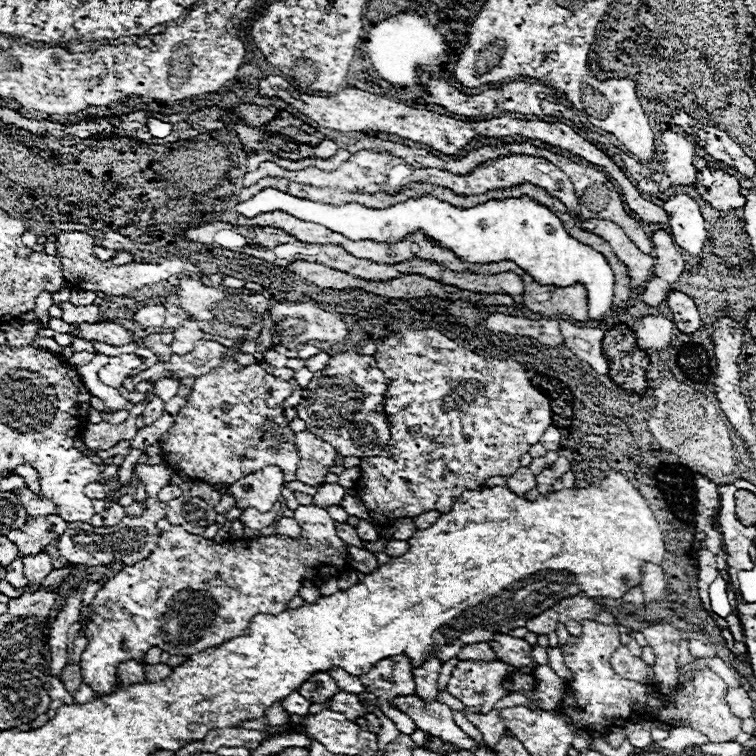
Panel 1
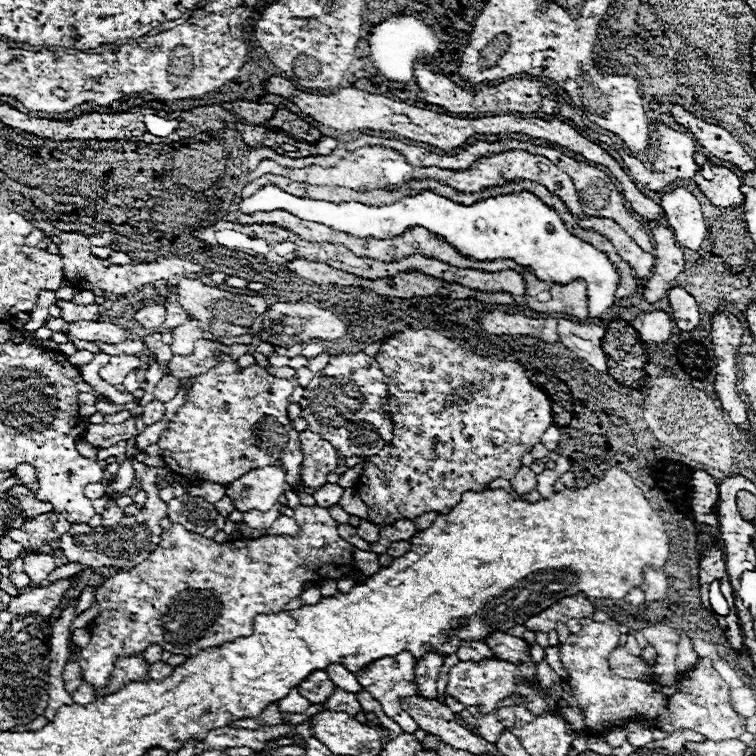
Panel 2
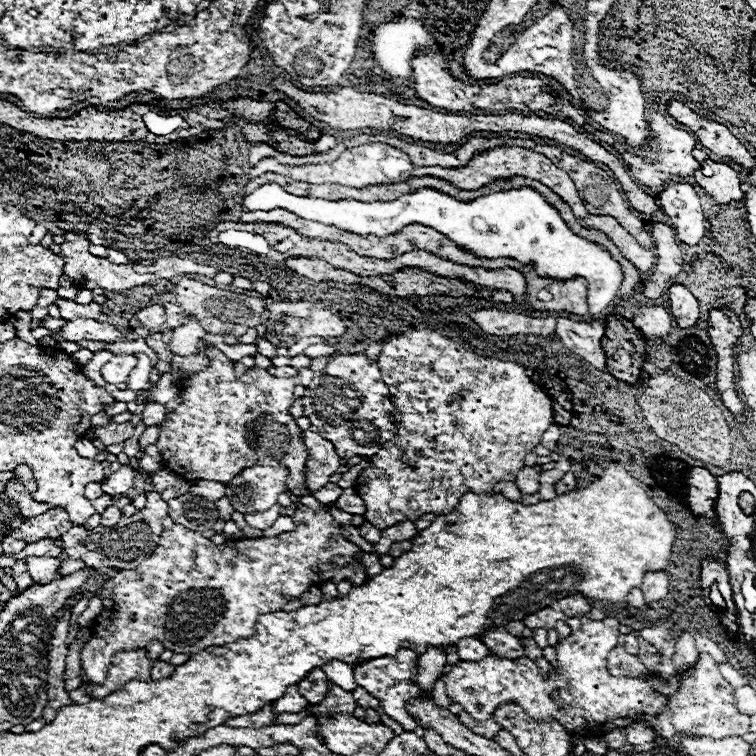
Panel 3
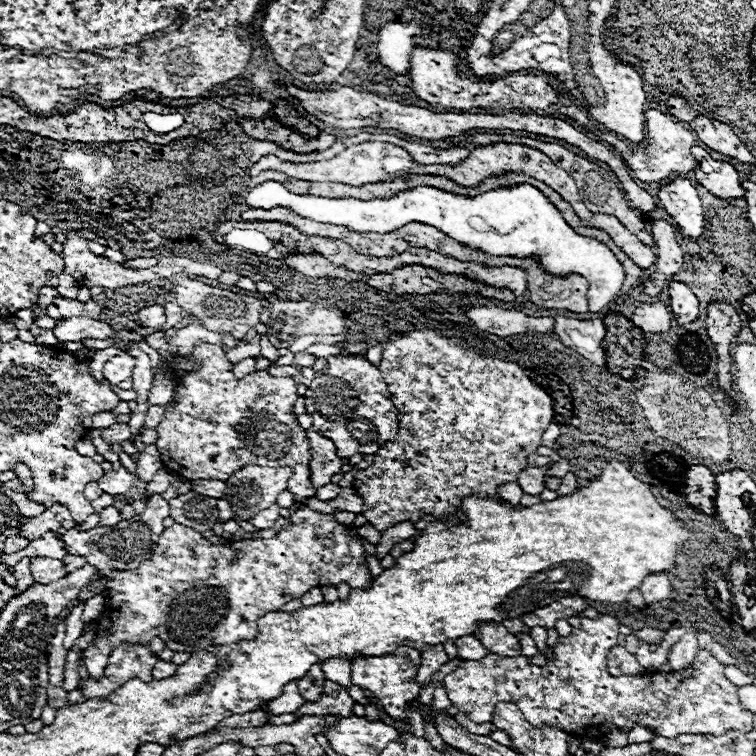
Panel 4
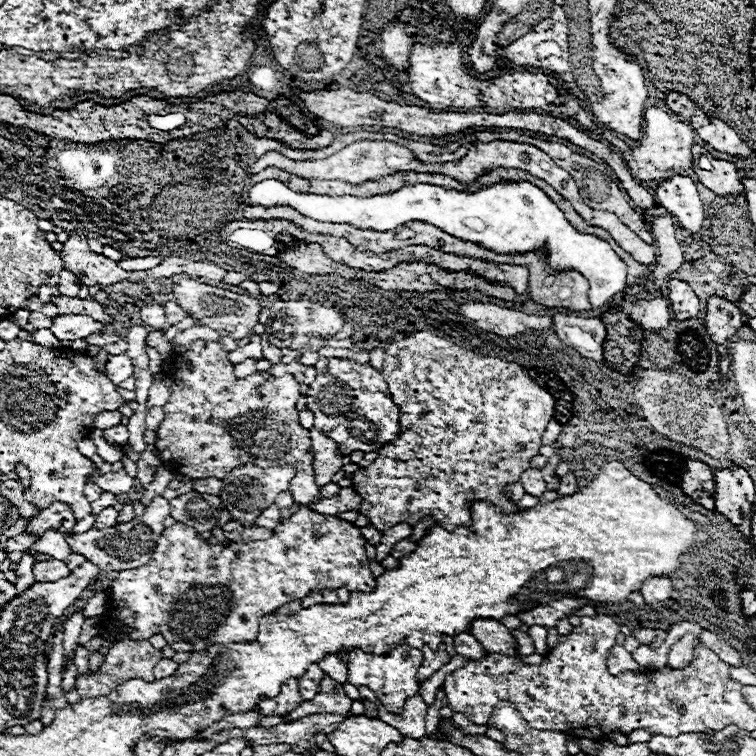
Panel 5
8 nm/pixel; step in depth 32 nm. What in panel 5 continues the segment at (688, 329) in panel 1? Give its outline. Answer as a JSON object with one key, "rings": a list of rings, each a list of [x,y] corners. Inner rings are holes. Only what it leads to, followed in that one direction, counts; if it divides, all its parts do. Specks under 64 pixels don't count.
{"rings":[[[670,278],[668,280],[668,298],[672,300],[670,304],[672,304],[672,310],[678,320],[688,320],[698,314],[700,300],[692,292],[688,282],[678,280],[678,278]]]}

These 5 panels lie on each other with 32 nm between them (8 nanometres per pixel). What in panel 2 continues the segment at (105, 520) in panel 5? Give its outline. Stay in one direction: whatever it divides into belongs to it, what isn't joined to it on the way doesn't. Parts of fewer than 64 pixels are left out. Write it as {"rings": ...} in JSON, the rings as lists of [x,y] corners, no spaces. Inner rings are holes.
{"rings":[[[112,504],[112,506],[108,506],[108,508],[104,510],[104,514],[102,514],[102,526],[114,526],[122,516],[124,516],[122,508],[118,508],[116,504]]]}

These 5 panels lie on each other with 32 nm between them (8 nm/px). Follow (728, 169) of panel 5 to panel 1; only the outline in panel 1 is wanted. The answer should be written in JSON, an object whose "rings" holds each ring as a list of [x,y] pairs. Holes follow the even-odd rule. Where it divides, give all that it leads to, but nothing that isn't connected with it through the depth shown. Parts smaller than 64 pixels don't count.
{"rings":[[[712,168],[714,184],[704,190],[704,200],[716,210],[740,208],[740,182],[722,168]]]}

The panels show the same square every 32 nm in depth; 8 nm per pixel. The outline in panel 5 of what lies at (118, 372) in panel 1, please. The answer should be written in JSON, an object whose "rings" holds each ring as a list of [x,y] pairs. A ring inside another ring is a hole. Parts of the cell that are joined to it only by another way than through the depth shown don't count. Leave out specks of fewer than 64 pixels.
{"rings":[[[116,354],[116,356],[110,356],[108,364],[106,364],[106,376],[112,384],[120,386],[120,382],[124,382],[126,378],[132,376],[132,360],[126,356],[126,354]]]}

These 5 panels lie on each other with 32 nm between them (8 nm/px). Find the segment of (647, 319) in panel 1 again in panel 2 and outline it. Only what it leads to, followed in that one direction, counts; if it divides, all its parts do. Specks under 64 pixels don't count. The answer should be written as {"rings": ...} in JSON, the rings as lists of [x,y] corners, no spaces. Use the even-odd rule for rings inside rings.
{"rings":[[[656,308],[652,312],[640,312],[634,318],[634,328],[640,332],[640,340],[650,346],[650,344],[664,344],[672,332],[672,320],[670,316]]]}

